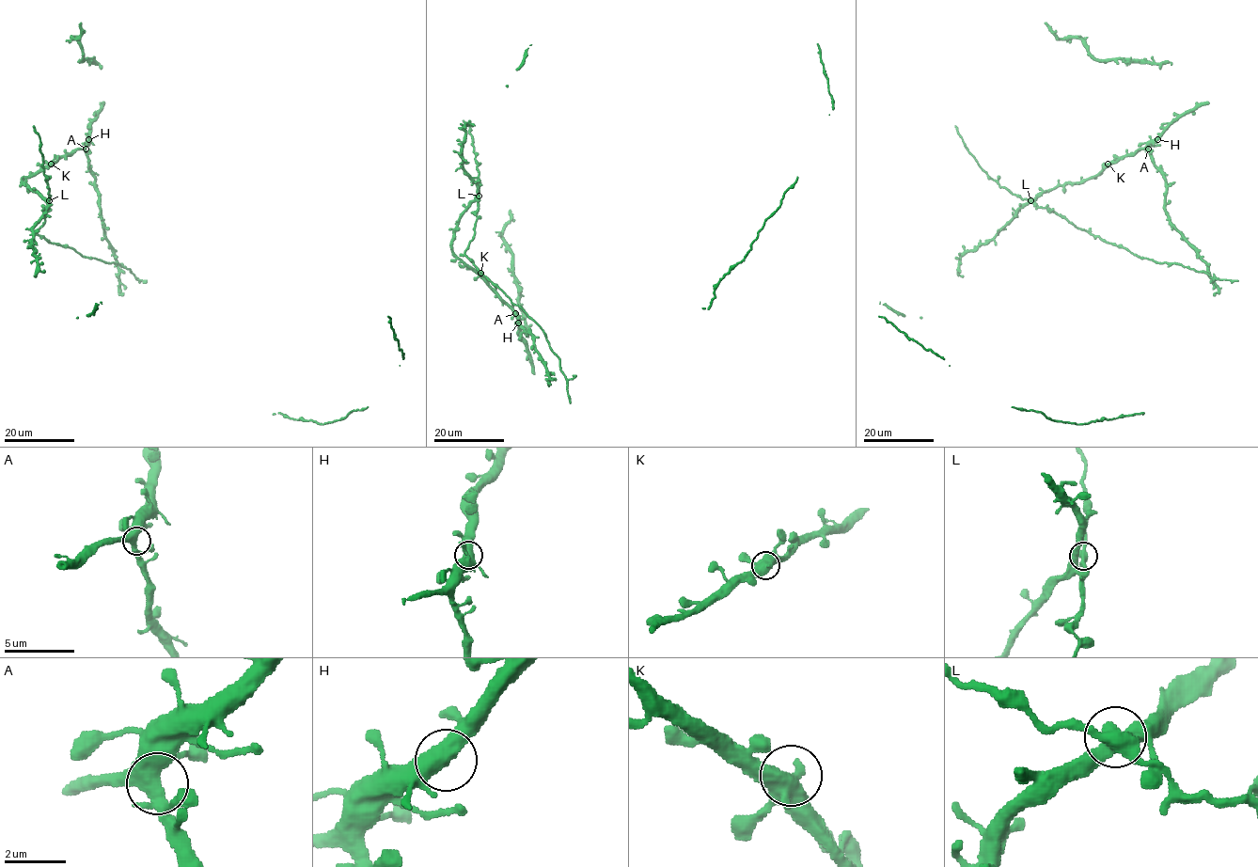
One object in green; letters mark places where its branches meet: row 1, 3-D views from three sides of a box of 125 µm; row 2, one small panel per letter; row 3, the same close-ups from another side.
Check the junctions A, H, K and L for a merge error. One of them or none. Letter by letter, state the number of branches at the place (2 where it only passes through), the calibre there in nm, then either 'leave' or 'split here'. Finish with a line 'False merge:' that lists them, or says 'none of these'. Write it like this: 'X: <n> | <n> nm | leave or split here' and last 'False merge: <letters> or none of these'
A: 4 | 440 nm | leave
H: 3 | 440 nm | leave
K: 4 | 420 nm | leave
L: 4 | 440 nm | leave
False merge: none of these

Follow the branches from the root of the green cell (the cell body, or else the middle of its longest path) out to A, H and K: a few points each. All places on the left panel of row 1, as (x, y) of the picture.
A: (48, 208), (47, 201), (22, 181), (59, 158), (86, 149)
H: (48, 208), (47, 201), (22, 181), (59, 157), (70, 156), (88, 139)
K: (48, 208), (47, 201), (22, 181), (51, 164)

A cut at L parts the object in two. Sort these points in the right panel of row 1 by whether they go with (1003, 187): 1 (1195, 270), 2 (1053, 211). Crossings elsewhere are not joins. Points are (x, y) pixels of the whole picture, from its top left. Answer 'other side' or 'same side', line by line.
1: same side
2: same side

